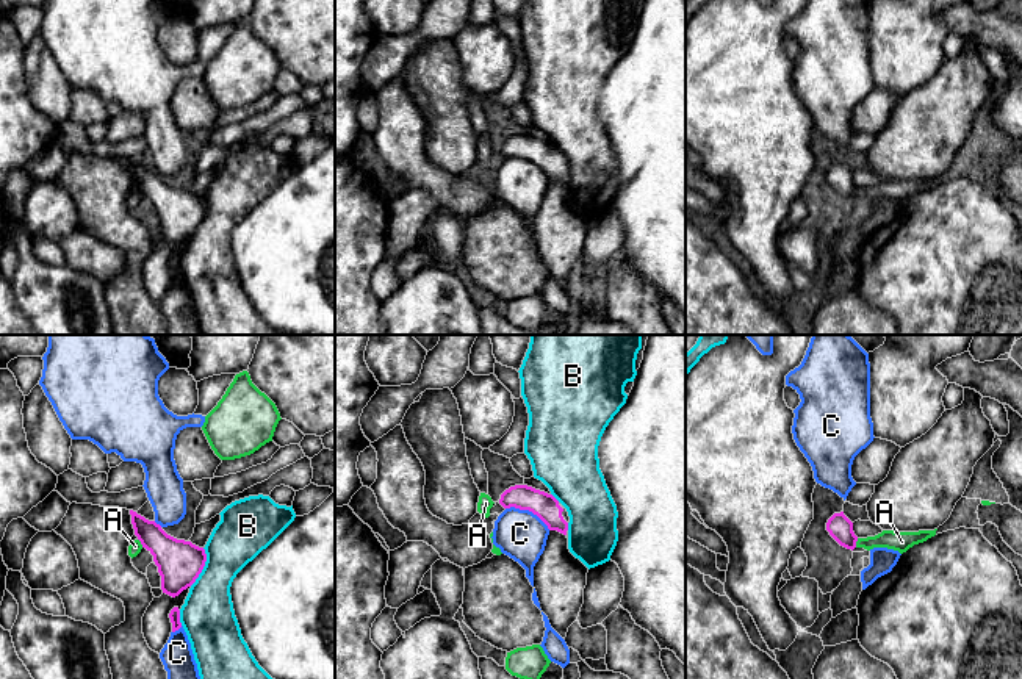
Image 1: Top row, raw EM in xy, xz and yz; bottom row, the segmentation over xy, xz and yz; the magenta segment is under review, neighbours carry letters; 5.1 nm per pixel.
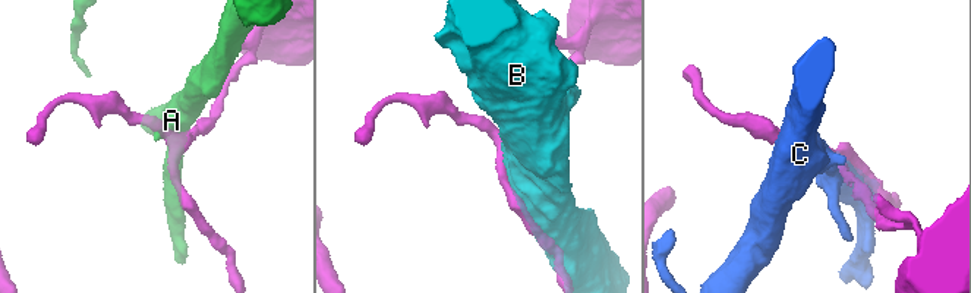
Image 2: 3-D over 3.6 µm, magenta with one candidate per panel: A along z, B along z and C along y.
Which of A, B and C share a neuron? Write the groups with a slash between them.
A / B / C

